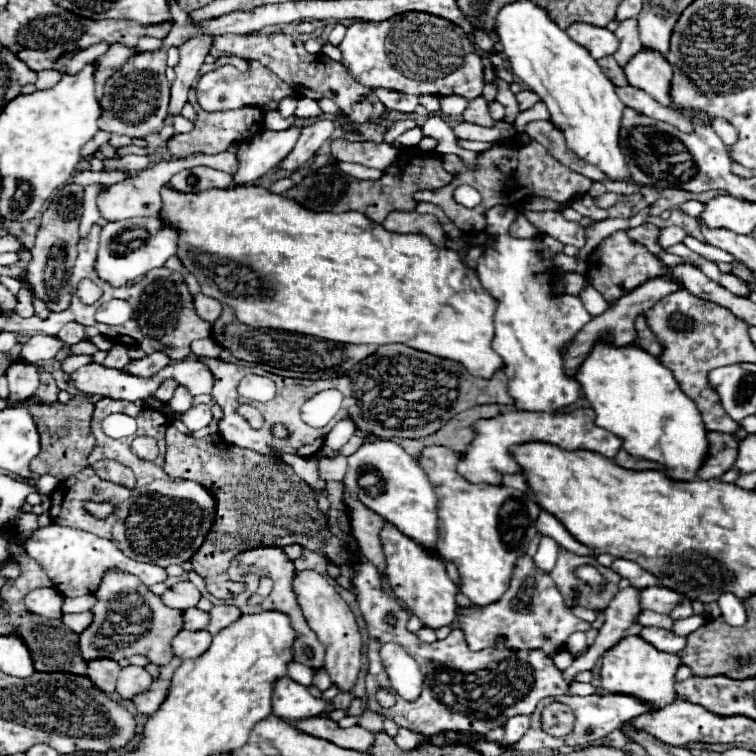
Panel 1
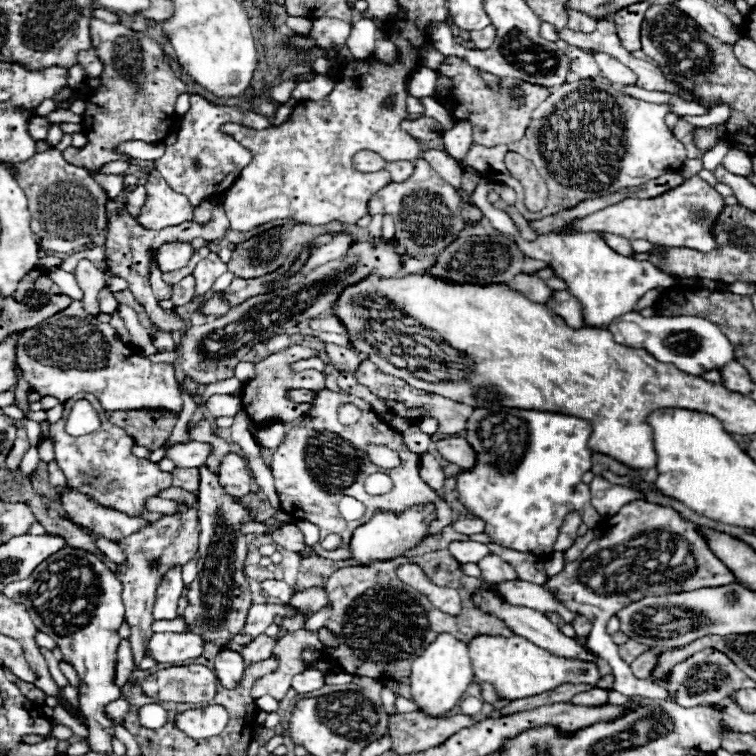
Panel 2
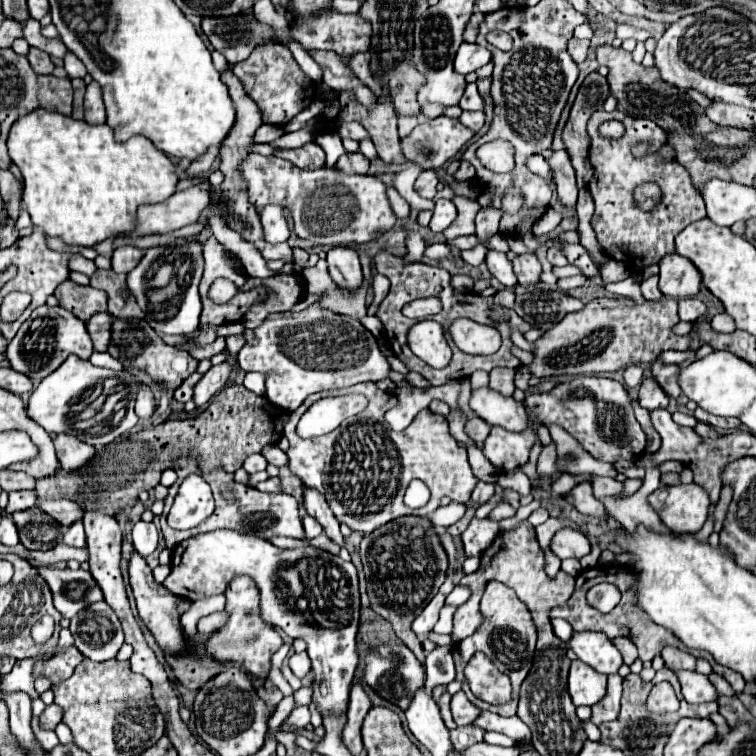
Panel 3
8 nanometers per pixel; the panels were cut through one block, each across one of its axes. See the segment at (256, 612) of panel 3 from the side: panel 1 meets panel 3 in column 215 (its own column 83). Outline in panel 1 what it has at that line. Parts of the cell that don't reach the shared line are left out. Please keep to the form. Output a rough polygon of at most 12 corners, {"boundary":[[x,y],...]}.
{"boundary":[[108,572],[82,658],[174,658],[182,610]]}

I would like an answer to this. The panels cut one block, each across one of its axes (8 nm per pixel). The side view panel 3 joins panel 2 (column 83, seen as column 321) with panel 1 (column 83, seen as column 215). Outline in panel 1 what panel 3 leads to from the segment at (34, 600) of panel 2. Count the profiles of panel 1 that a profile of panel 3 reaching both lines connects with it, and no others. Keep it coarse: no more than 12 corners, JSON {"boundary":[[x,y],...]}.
{"boundary":[[40,526],[24,542],[66,598],[94,594],[106,570],[146,582],[164,568],[84,530]]}

